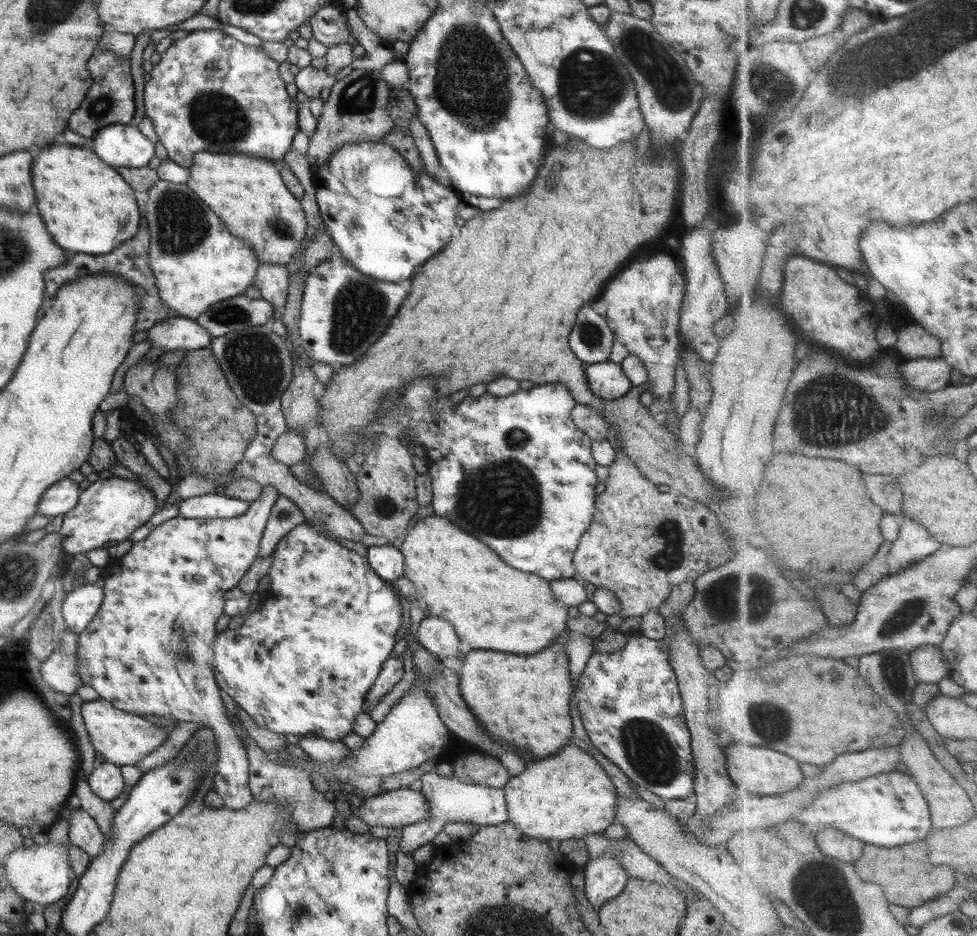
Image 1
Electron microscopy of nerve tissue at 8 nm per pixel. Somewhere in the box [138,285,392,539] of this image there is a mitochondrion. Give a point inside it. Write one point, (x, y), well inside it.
(254, 360)

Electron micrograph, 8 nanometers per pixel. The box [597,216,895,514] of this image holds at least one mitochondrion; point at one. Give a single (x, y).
(832, 403)

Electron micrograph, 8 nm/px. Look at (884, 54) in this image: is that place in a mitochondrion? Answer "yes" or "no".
yes

